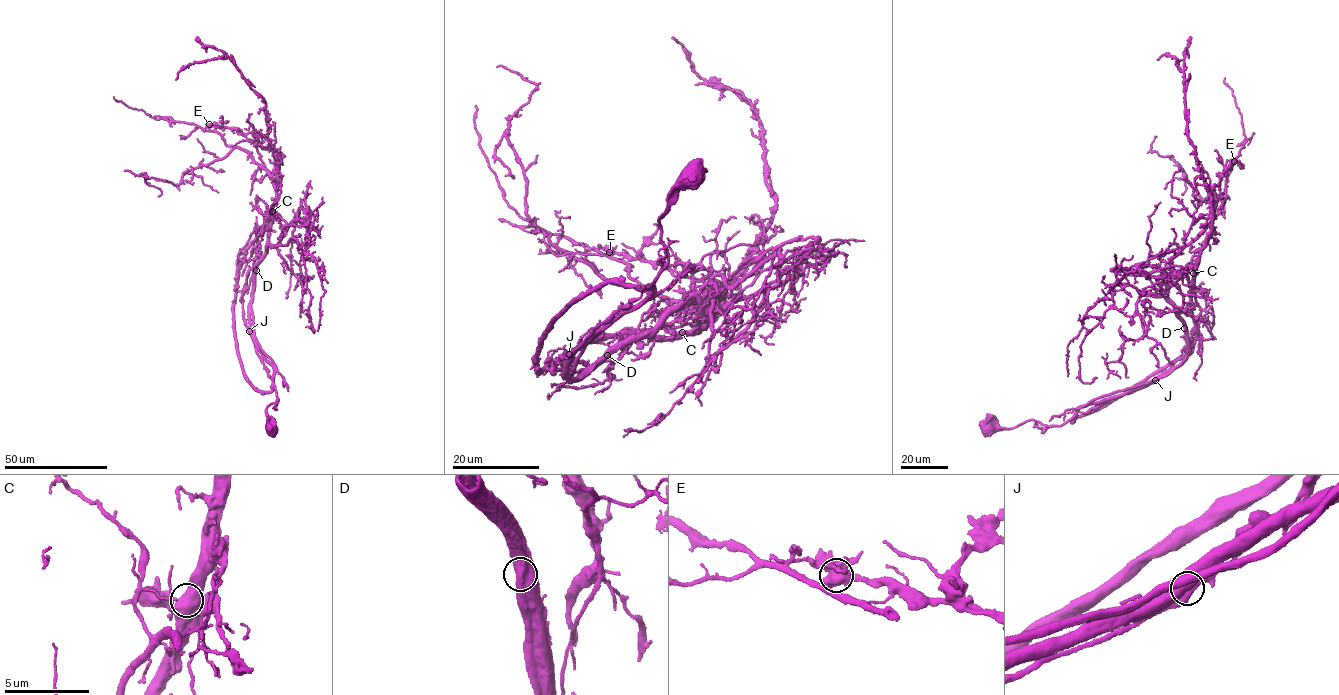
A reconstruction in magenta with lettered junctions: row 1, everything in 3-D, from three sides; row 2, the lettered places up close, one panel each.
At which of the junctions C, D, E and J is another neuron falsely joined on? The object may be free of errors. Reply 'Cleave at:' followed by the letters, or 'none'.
Cleave at: none

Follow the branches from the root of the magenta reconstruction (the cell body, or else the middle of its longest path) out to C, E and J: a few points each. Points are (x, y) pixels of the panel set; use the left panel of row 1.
C: (271, 431), (266, 410), (279, 400), (274, 371), (248, 331), (237, 283), (245, 249), (263, 230), (272, 211)
E: (271, 431), (266, 410), (279, 400), (274, 371), (255, 341), (251, 305), (277, 196), (266, 171), (209, 124)
J: (271, 431), (267, 426), (266, 410), (270, 403), (279, 400), (273, 381), (274, 371), (249, 331)

